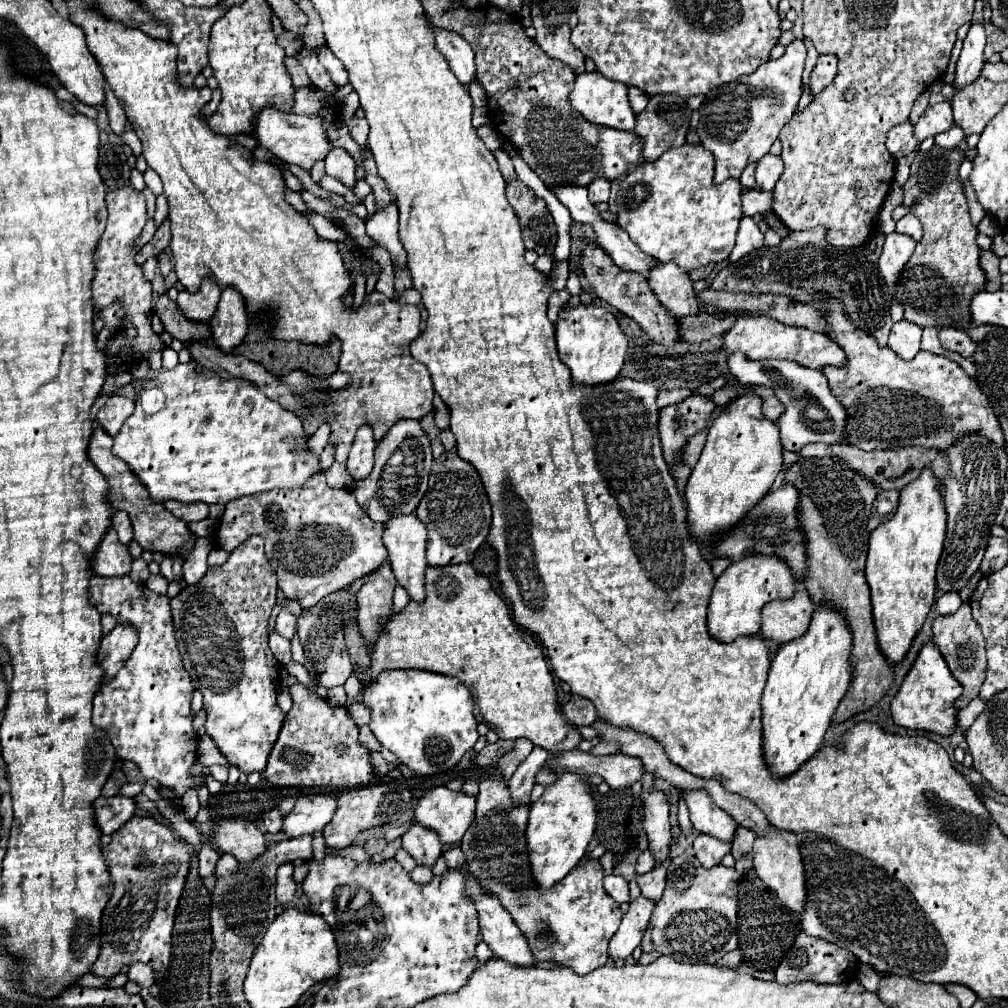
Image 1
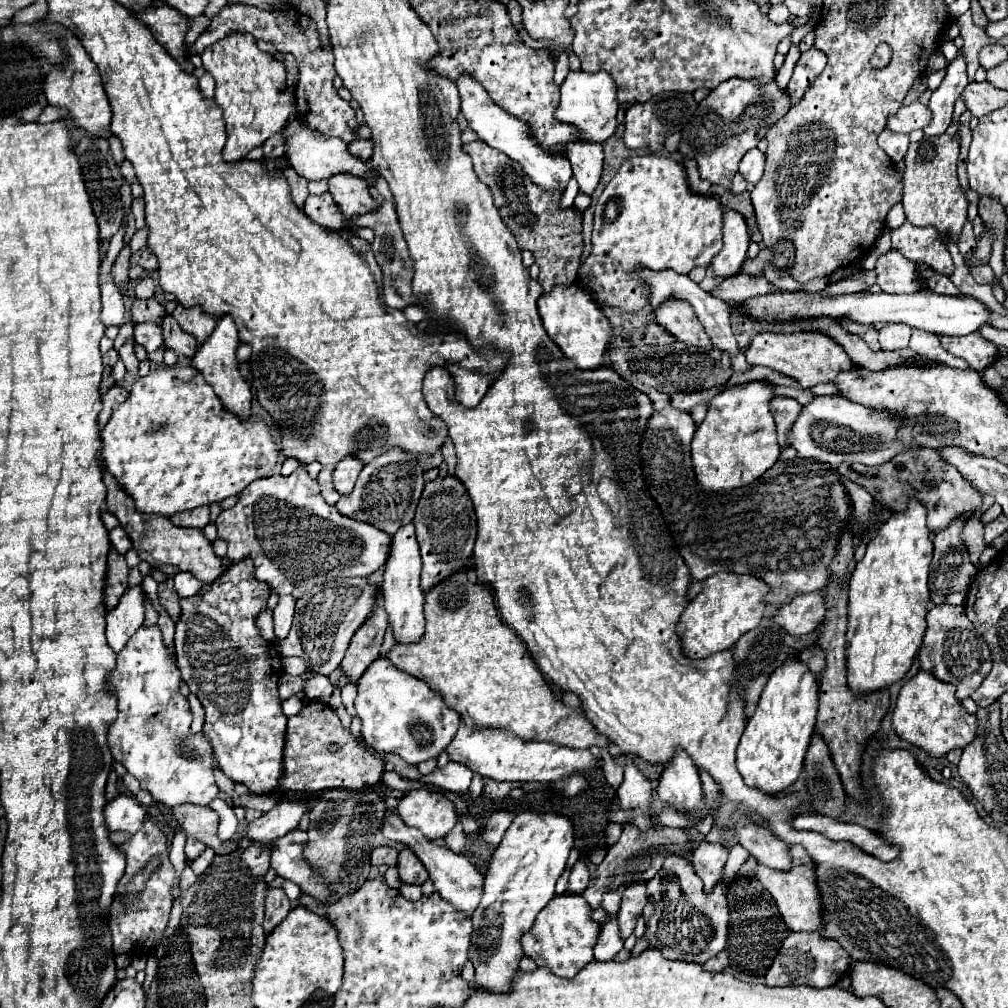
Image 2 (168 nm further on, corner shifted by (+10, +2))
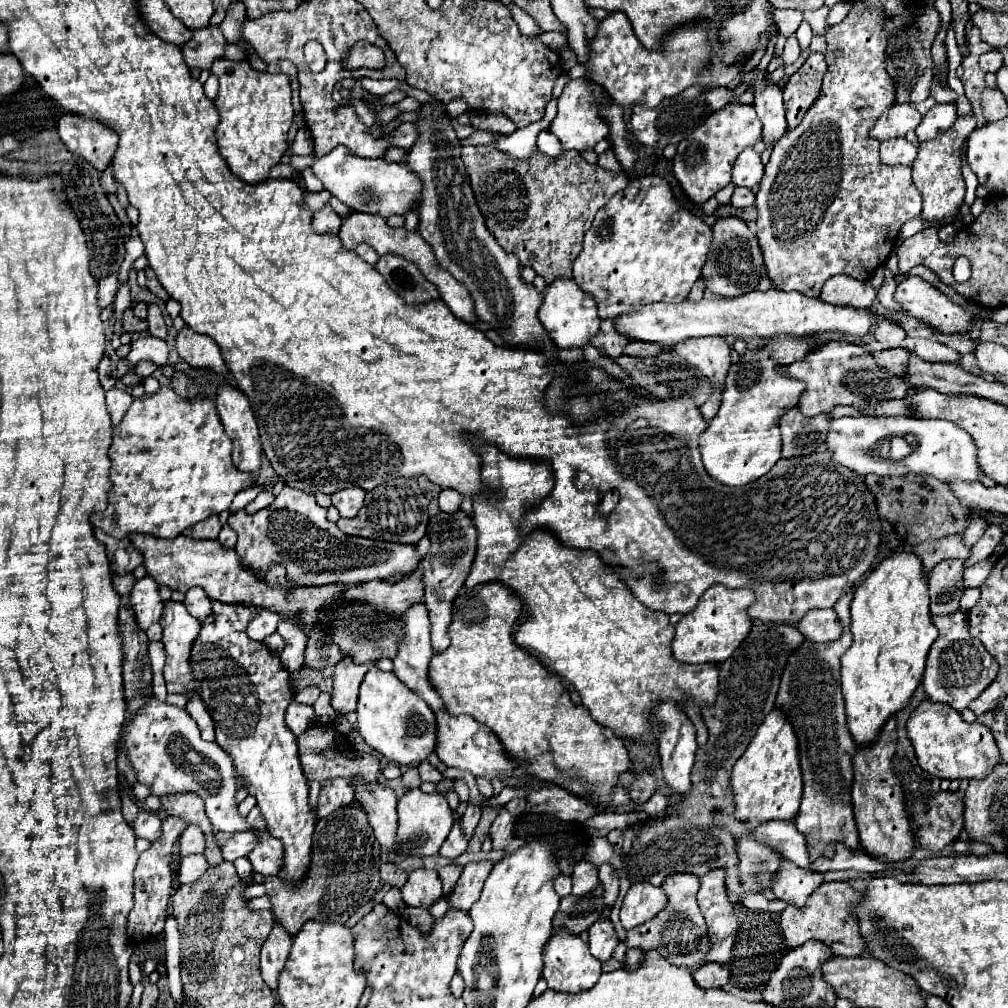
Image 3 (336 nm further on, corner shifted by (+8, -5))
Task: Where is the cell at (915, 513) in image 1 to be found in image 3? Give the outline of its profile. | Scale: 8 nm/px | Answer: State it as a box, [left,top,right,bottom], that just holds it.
[842,553,938,747]

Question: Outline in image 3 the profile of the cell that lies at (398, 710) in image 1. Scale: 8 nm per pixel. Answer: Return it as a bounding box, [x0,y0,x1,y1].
[358,667,436,765]

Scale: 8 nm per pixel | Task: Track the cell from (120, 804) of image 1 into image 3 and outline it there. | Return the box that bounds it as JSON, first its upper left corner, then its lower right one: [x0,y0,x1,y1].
[132,811,162,841]

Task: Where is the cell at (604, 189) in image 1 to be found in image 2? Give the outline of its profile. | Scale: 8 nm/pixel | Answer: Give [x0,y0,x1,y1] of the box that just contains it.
[566,144,602,194]

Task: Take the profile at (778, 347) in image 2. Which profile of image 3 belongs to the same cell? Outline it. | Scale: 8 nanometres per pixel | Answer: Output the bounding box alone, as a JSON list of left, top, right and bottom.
[780,341,908,417]

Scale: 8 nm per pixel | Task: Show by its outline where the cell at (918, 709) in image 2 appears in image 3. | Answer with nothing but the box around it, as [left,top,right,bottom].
[908,701,1002,779]

